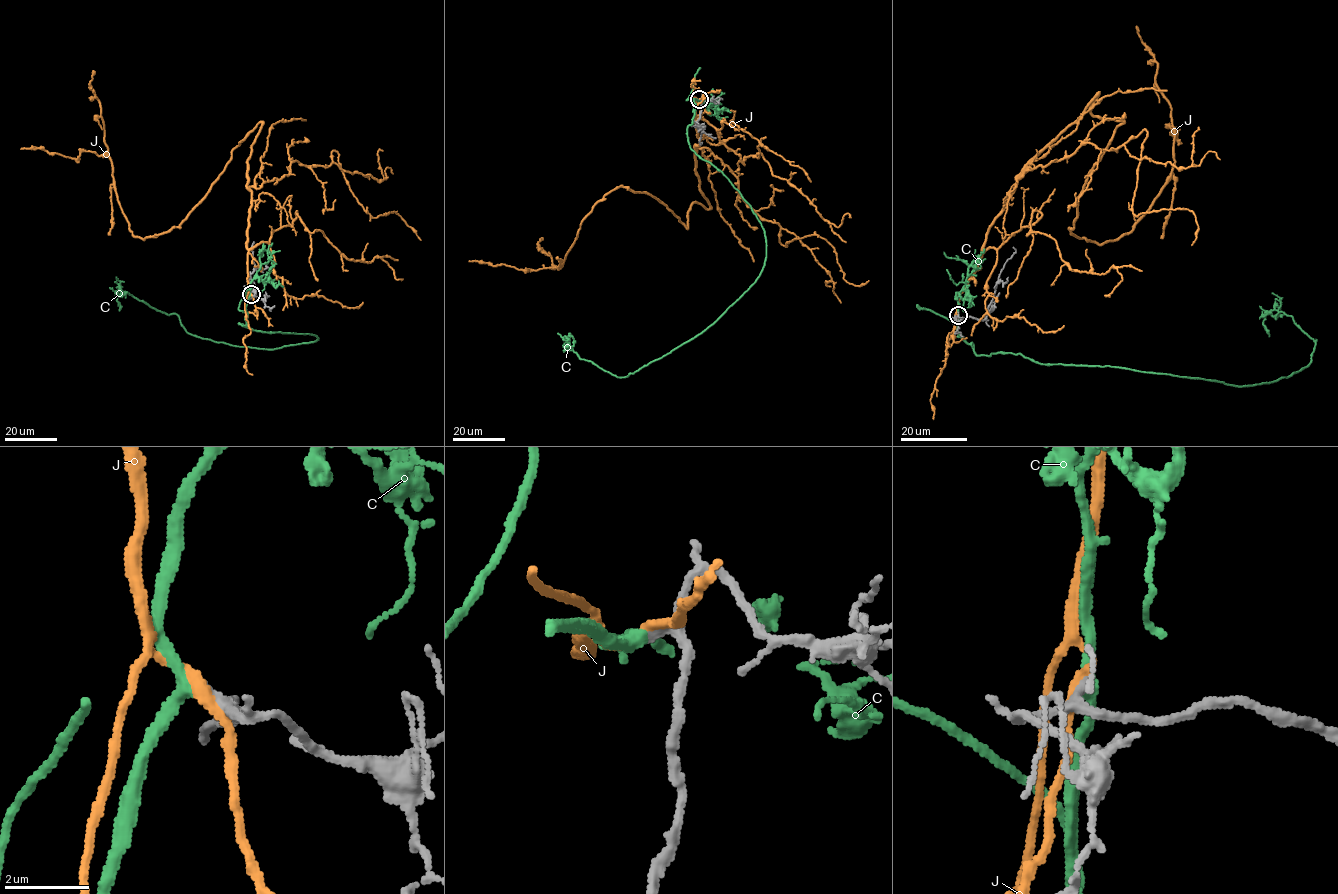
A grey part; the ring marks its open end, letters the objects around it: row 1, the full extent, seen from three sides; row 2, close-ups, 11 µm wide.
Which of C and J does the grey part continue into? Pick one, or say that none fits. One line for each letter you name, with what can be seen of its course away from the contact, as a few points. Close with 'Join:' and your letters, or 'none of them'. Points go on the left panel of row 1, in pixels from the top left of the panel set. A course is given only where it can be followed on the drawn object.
C: Its course: (251, 294), (241, 325), (318, 340), (272, 349), (215, 342), (186, 330), (175, 314), (121, 290), (119, 310)
Join: C

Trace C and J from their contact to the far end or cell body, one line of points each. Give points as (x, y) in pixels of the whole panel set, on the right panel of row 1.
C: (957, 315), (977, 355), (1238, 386), (1310, 362), (1316, 340), (1290, 316), (1269, 311), (1269, 336)
J: (956, 316), (1021, 170), (1097, 93), (1123, 123), (1070, 231), (1129, 233), (1170, 175), (1136, 26)

